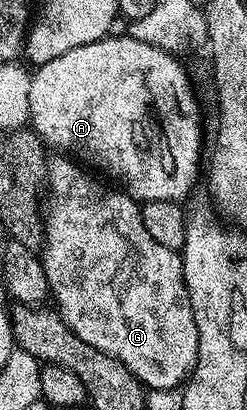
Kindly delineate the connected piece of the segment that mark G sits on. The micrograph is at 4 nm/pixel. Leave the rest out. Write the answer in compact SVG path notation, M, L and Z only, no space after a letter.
M55 156L55 159L52 157L48 161L45 186L49 193L45 198L41 261L45 270L47 289L53 302L55 298L54 309L59 317L63 319L63 323L77 336L81 336L81 340L85 340L85 344L93 344L93 348L121 360L121 364L125 364L125 368L129 368L129 372L133 372L133 376L138 378L144 387L151 390L175 390L182 387L190 378L199 355L197 320L193 320L193 308L189 304L189 292L187 291L185 272L183 271L183 255L178 250L165 248L165 244L157 244L157 240L153 240L153 236L149 236L149 232L145 232L145 224L141 220L141 212L139 211L140 203L136 202L128 194L124 194L122 189L112 188L106 181L103 181L103 183L98 182L98 180L103 181L70 157Z

